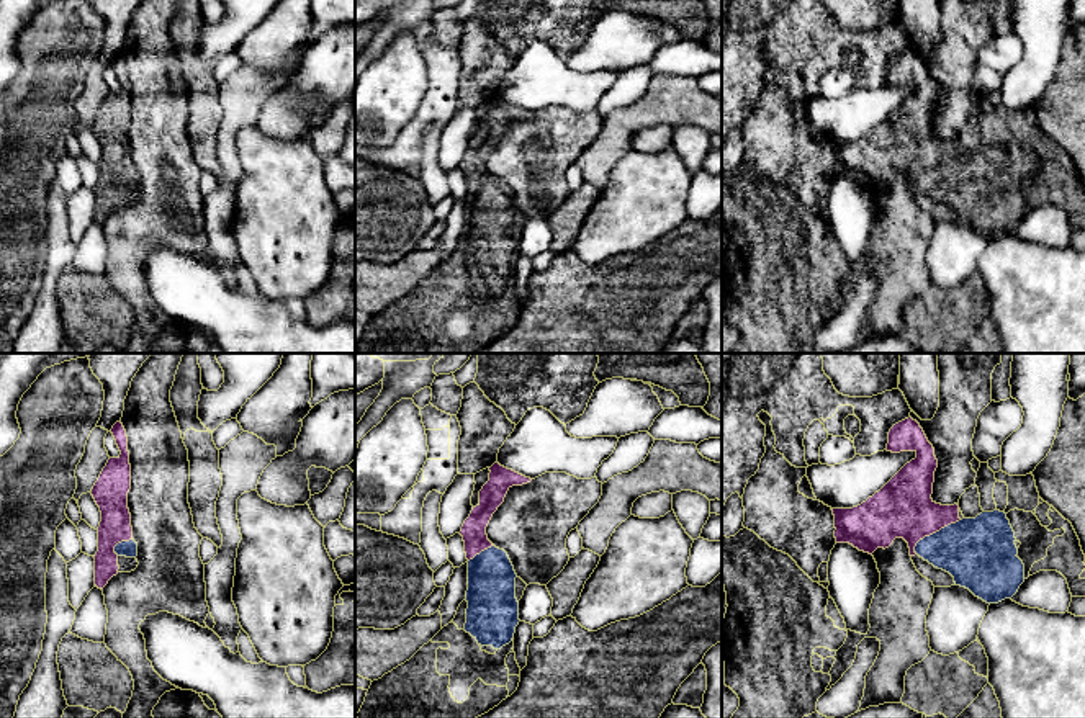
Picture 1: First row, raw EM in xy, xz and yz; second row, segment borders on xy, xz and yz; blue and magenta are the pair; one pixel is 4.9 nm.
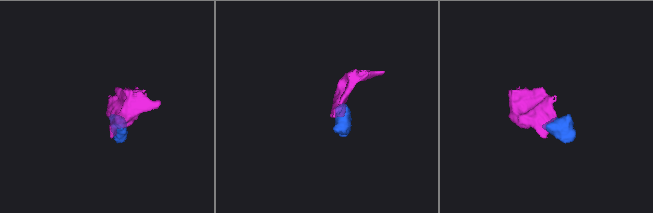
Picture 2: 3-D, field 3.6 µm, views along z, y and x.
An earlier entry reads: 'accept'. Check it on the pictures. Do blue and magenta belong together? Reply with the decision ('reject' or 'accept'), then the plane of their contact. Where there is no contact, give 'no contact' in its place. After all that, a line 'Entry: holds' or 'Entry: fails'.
accept; contact in yz
Entry: holds

